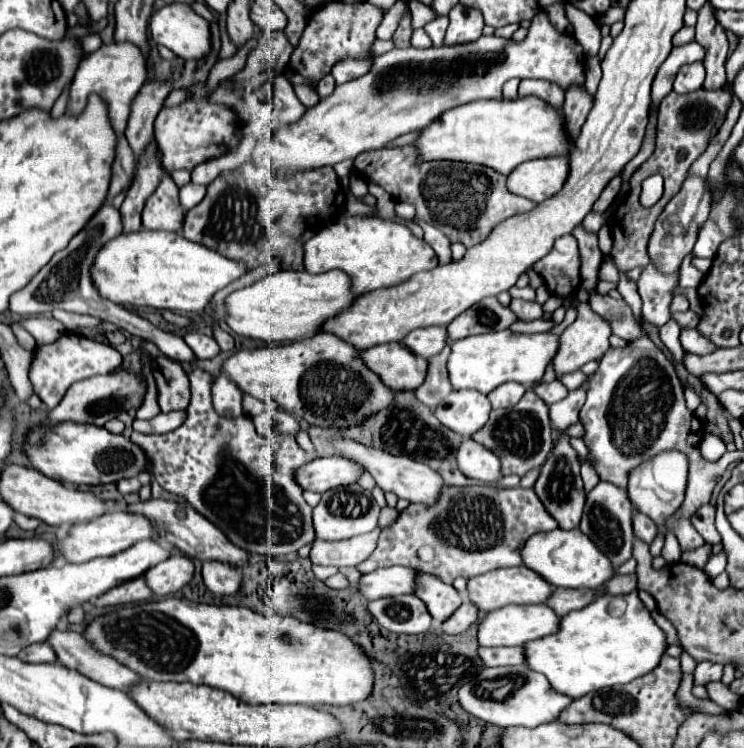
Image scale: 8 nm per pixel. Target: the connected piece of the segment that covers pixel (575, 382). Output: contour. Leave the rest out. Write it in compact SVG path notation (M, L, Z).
M574 371L574 373L566 373L564 377L558 377L558 379L560 379L562 385L566 385L566 389L576 389L576 387L582 385L582 381L584 381L584 373Z

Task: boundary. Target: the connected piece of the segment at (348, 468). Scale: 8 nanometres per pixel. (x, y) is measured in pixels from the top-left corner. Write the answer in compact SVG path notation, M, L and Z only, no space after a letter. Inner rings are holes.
M322 457L298 467L294 471L294 481L304 491L324 493L334 487L356 483L360 473L362 469L346 457Z

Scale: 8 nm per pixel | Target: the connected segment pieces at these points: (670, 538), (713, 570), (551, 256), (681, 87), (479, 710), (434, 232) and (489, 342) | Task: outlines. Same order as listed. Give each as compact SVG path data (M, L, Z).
M666 533L666 543L664 543L664 549L662 549L662 557L666 559L668 565L674 565L680 561L680 545L676 541L676 537L672 533Z
M724 551L720 555L712 555L712 559L708 561L708 565L704 567L704 573L708 575L708 579L714 579L716 575L720 575L726 567L726 557L724 557Z
M572 235L560 237L552 251L534 263L534 271L544 279L554 297L566 299L580 285L580 253Z
M696 61L696 63L690 63L690 65L684 65L678 75L676 75L676 81L674 81L674 91L676 93L692 93L692 91L698 91L704 83L704 65L702 61Z
M522 665L518 669L502 669L502 667L482 669L472 681L464 683L458 689L458 701L468 715L484 723L496 727L512 727L512 725L536 727L542 723L556 721L558 713L566 705L570 705L572 699L556 693L542 673L536 673L526 665Z
M414 217L414 223L422 227L422 231L424 231L424 241L428 241L428 243L432 245L432 249L436 251L440 265L450 263L450 261L452 261L452 257L450 257L450 239L448 239L442 231L438 231L436 227L432 227L430 223L426 223L426 221L418 219L418 217Z
M506 329L498 333L484 333L454 341L446 367L454 389L476 389L488 395L492 389L496 389L506 381L516 381L522 385L540 381L546 365L554 359L556 351L558 351L556 335L548 335L548 333L524 335Z

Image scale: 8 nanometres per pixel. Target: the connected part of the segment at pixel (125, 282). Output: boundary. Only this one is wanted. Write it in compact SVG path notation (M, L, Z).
M146 231L120 233L114 241L108 241L94 265L90 267L90 277L100 297L114 301L118 305L134 307L154 307L170 311L200 313L210 303L212 295L224 289L228 283L240 279L244 265L222 257L220 253L184 239L170 231Z

